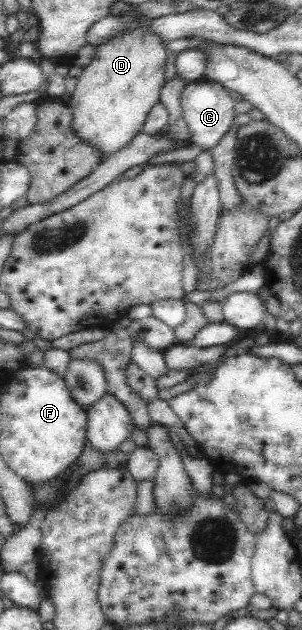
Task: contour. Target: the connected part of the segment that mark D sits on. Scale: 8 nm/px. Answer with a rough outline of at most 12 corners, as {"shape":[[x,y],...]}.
{"shape":[[148,30],[98,46],[69,103],[106,159],[143,125],[171,66]]}

